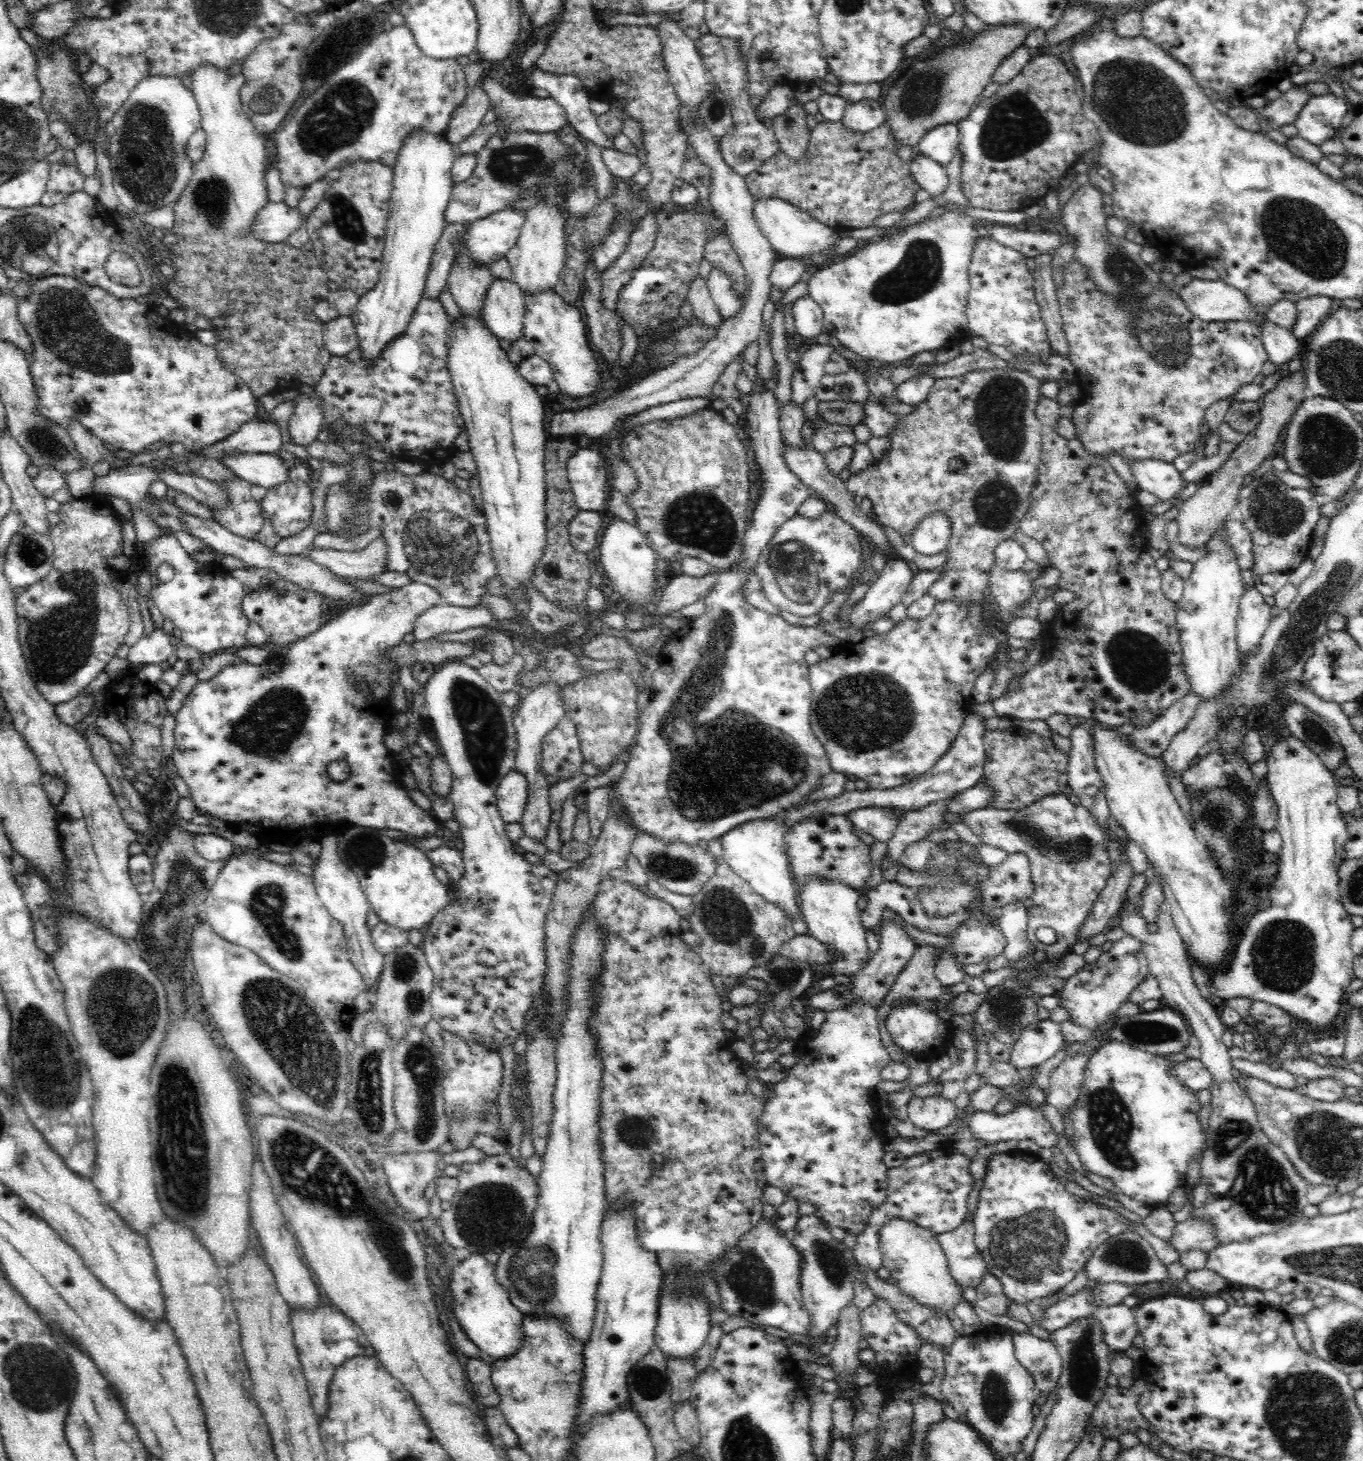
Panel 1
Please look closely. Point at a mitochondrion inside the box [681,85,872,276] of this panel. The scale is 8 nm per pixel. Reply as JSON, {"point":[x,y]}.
{"point":[715,107]}

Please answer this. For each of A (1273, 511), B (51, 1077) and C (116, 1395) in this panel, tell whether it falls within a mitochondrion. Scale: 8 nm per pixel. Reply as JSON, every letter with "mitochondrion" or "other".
{"A":"mitochondrion","B":"mitochondrion","C":"other"}

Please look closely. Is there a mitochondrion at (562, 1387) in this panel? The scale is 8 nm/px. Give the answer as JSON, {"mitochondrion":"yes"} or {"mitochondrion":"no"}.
{"mitochondrion":"yes"}

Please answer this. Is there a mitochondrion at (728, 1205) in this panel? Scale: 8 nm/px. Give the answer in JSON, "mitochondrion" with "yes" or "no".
{"mitochondrion":"no"}

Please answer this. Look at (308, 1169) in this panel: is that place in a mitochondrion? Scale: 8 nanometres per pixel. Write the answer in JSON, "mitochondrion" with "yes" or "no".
{"mitochondrion":"yes"}

